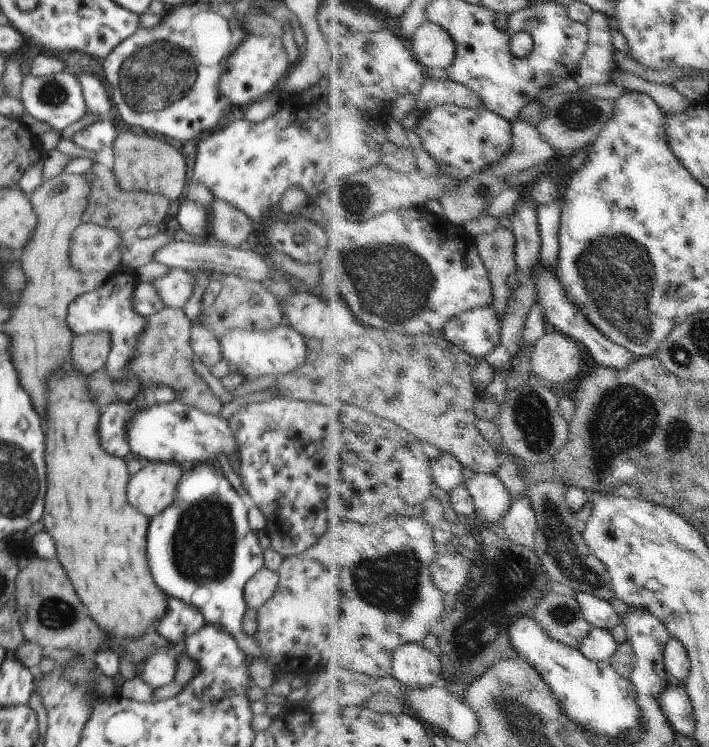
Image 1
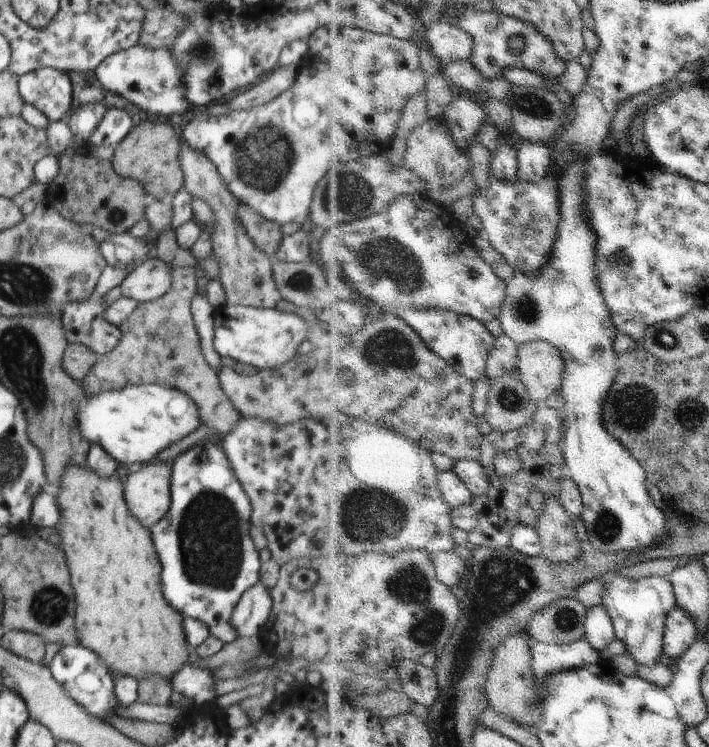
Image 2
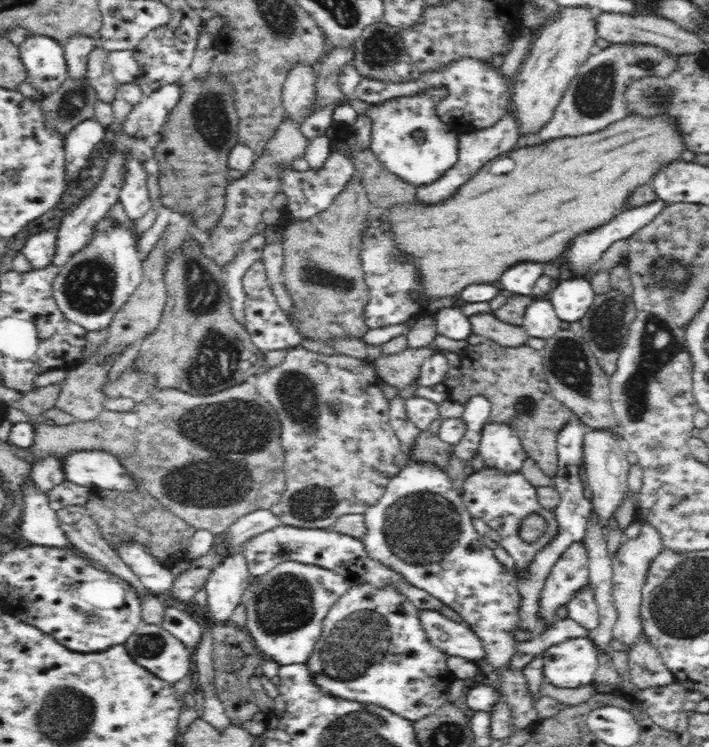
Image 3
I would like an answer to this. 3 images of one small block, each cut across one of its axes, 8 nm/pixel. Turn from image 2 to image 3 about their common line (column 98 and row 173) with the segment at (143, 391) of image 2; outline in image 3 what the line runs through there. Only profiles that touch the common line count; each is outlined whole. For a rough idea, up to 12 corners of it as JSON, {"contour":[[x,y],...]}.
{"contour":[[443,87],[374,104],[371,152],[408,184],[458,161]]}

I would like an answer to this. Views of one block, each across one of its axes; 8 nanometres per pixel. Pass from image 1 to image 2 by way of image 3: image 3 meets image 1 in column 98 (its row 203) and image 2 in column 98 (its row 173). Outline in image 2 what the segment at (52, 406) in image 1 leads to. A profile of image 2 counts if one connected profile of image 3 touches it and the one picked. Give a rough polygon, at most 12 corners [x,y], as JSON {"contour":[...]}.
{"contour":[[74,464],[58,528],[76,636],[171,680],[184,617],[122,482]]}

